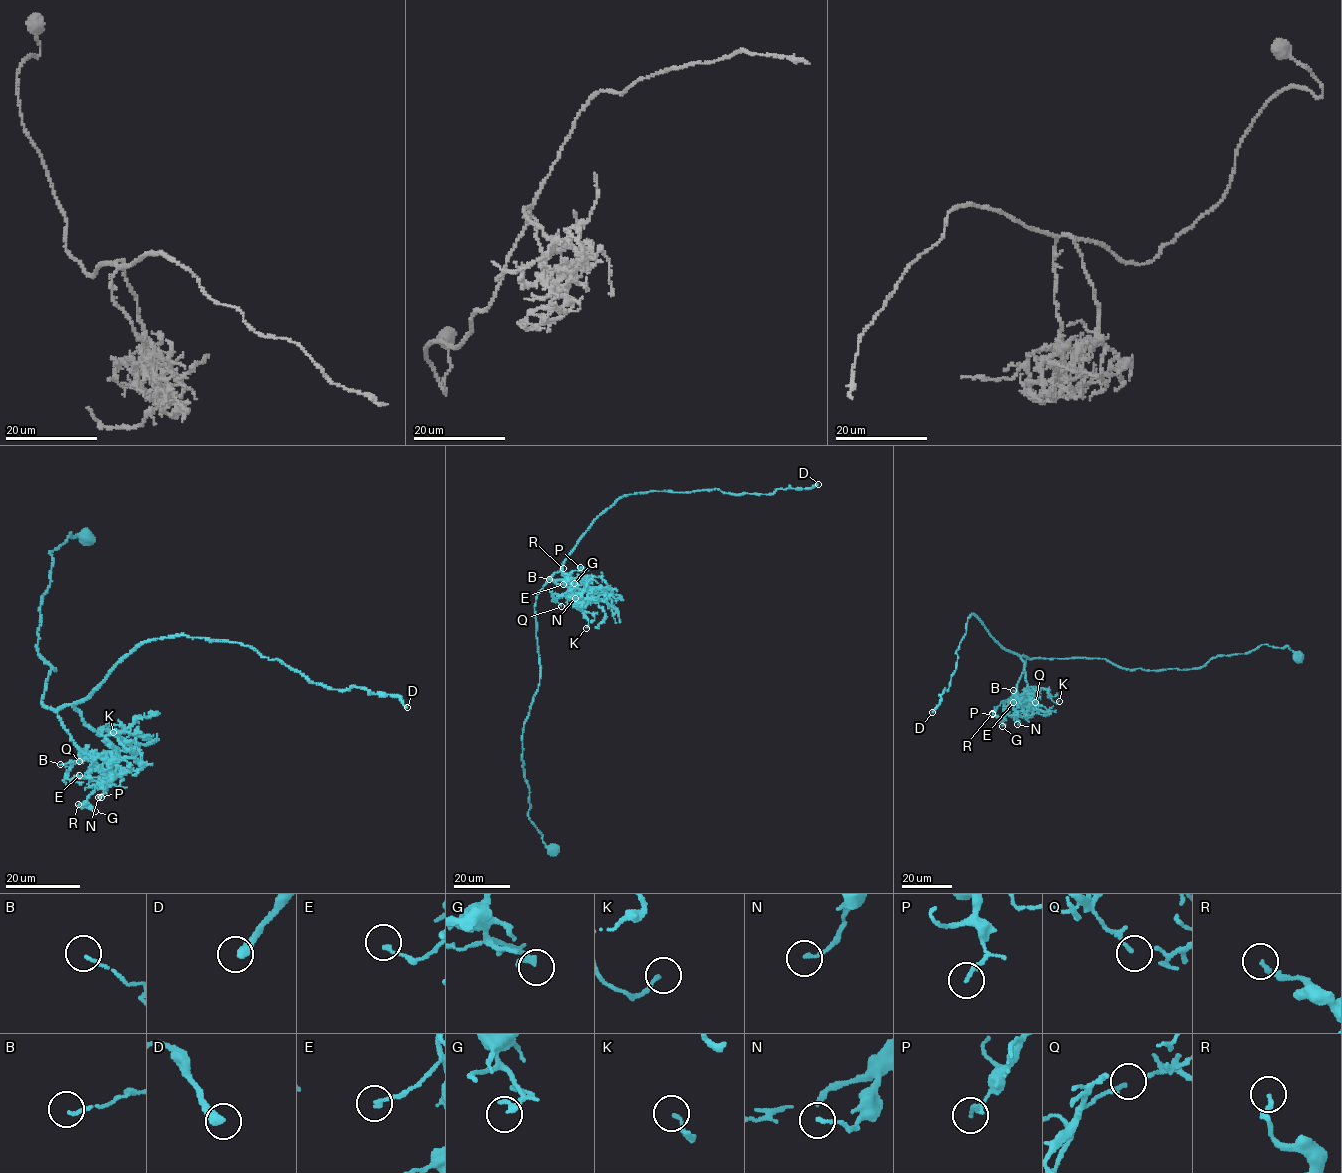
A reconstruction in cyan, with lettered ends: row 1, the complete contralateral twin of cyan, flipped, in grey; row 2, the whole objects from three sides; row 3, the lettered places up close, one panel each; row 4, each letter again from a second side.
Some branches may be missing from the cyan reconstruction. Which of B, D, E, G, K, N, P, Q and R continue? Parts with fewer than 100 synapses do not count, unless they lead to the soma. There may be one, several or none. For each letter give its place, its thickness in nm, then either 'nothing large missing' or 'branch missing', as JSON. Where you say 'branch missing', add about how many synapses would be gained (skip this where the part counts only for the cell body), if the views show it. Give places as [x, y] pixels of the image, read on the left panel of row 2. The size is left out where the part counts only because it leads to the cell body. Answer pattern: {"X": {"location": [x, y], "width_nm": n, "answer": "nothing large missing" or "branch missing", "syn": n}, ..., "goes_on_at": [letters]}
{"B": {"location": [60, 764], "width_nm": 120, "answer": "nothing large missing"}, "D": {"location": [407, 707], "width_nm": 360, "answer": "nothing large missing"}, "E": {"location": [79, 775], "width_nm": 160, "answer": "nothing large missing"}, "G": {"location": [95, 811], "width_nm": 240, "answer": "nothing large missing"}, "K": {"location": [113, 732], "width_nm": 150, "answer": "nothing large missing"}, "N": {"location": [98, 797], "width_nm": 130, "answer": "nothing large missing"}, "P": {"location": [101, 797], "width_nm": 160, "answer": "nothing large missing"}, "Q": {"location": [79, 761], "width_nm": 80, "answer": "nothing large missing"}, "R": {"location": [78, 804], "width_nm": 170, "answer": "nothing large missing"}, "goes_on_at": []}

